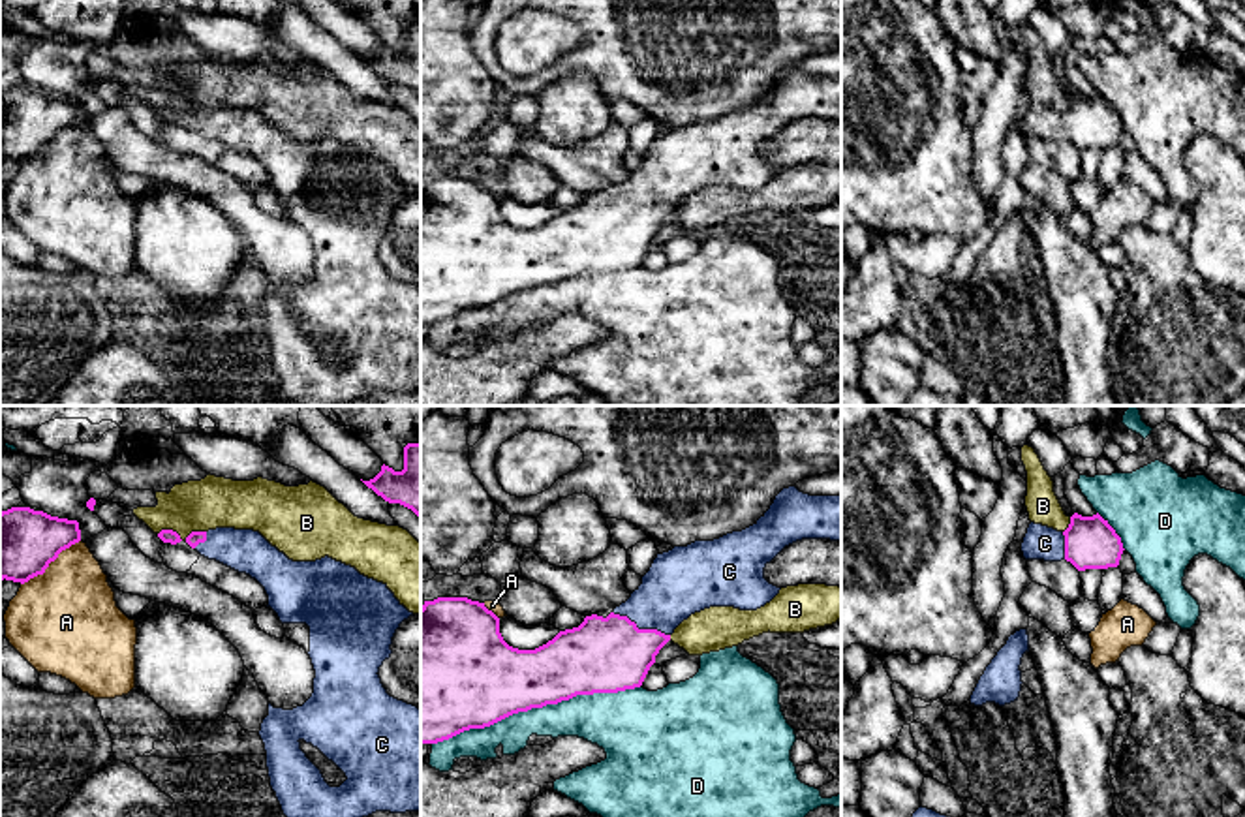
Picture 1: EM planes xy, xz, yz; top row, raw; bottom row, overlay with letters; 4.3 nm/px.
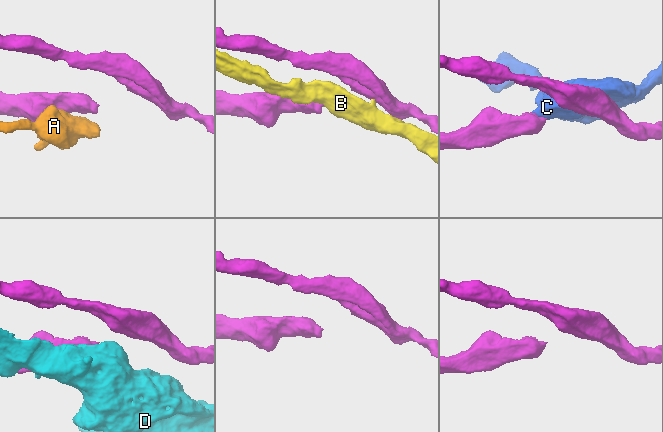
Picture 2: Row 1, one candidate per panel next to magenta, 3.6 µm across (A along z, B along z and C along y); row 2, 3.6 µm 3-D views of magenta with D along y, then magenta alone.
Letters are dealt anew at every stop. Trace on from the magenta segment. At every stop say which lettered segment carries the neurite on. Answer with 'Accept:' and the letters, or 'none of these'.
Accept: C

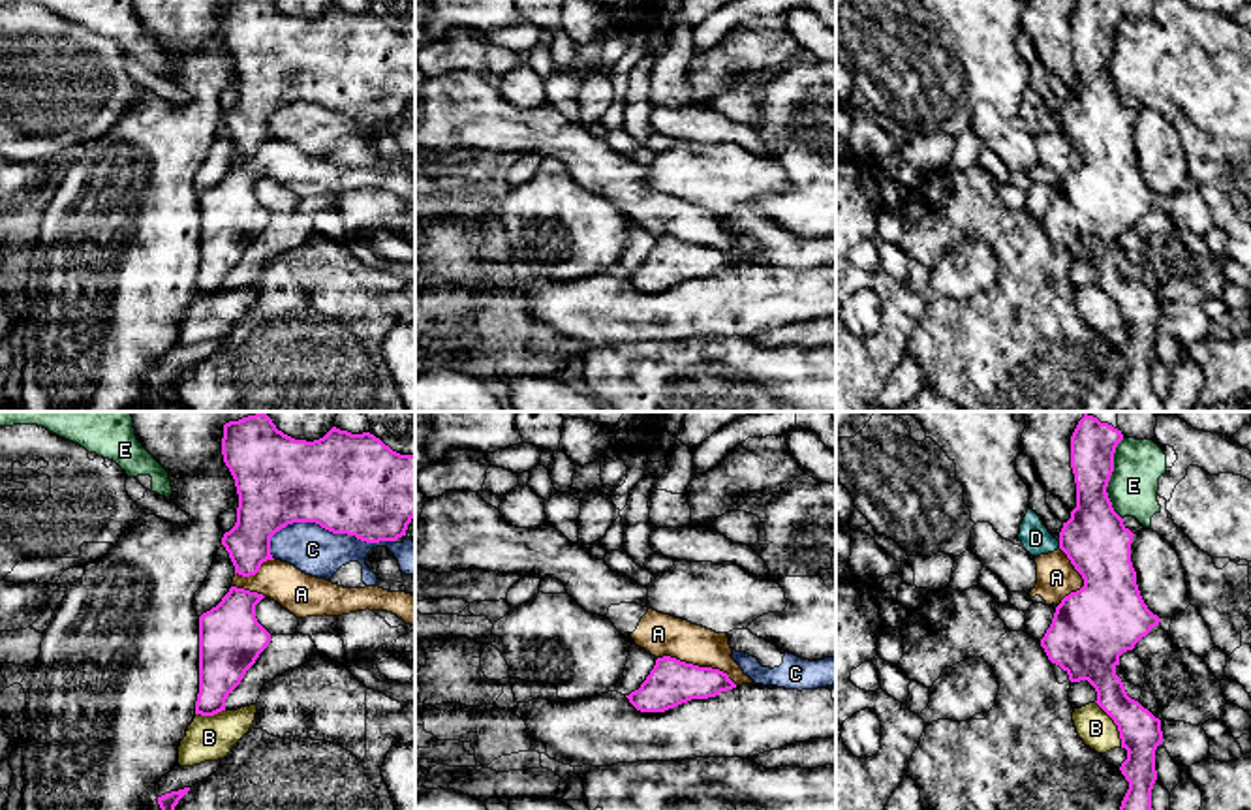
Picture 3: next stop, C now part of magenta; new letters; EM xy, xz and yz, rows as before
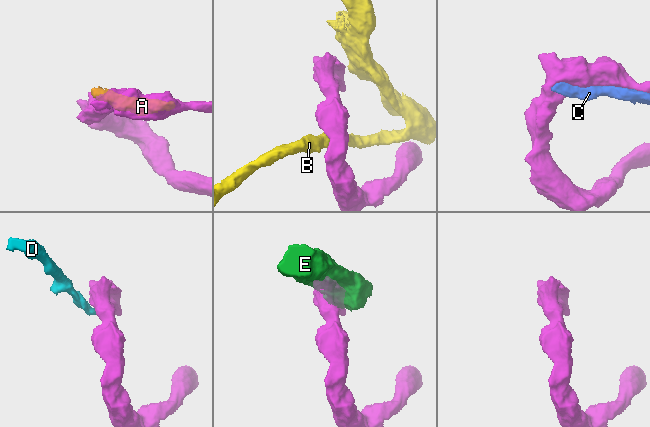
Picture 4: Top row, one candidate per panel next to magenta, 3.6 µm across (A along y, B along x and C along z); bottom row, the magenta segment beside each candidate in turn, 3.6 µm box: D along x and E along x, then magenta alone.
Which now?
Accept: none of these

